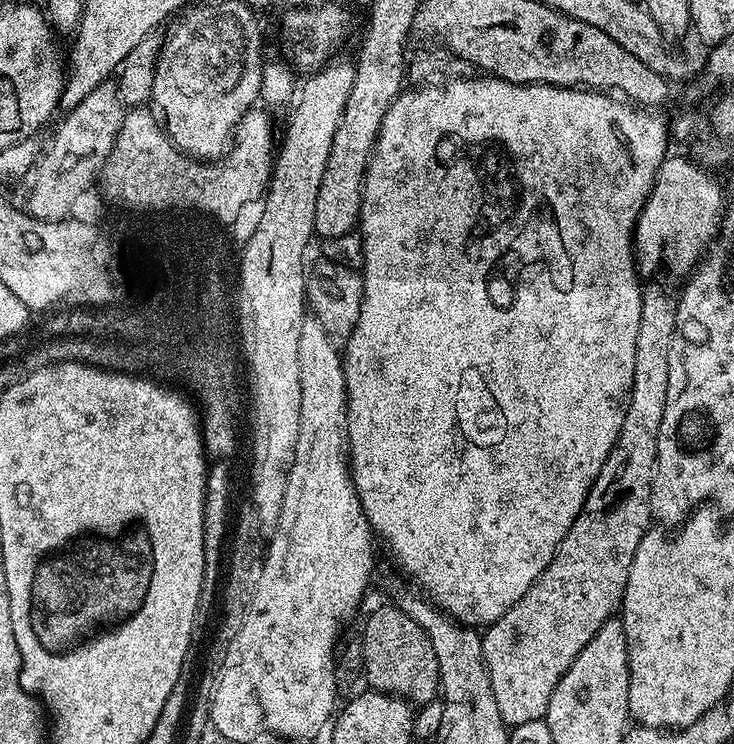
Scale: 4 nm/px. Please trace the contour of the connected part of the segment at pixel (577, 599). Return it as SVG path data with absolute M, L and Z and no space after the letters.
M656 284L650 285L649 288L647 285L643 289L642 295L644 301L642 302L642 318L638 322L638 346L634 350L634 382L628 395L628 405L622 418L622 430L618 434L618 442L614 442L614 446L610 450L610 454L578 514L578 518L574 518L574 526L570 526L566 538L562 538L560 549L554 554L550 566L546 566L546 570L536 579L534 586L530 586L530 590L526 590L526 594L522 594L522 598L518 602L514 602L514 606L510 606L510 610L506 610L506 614L502 614L502 618L498 618L493 624L489 624L482 632L482 654L490 678L490 690L494 690L494 702L498 702L498 714L502 714L505 724L509 726L543 720L546 710L550 706L550 694L554 694L554 686L558 686L562 674L566 674L566 670L574 662L574 658L578 658L578 654L582 650L586 650L586 642L590 642L590 638L594 638L594 634L598 634L600 627L607 620L613 619L617 615L618 609L623 605L626 578L630 578L630 566L634 562L638 542L642 542L644 533L650 527L650 521L652 520L650 494L652 493L652 479L656 473L658 430L662 430L662 414L666 414L666 386L670 383L670 346L674 346L674 334L676 333L676 300L673 297L668 297Z

